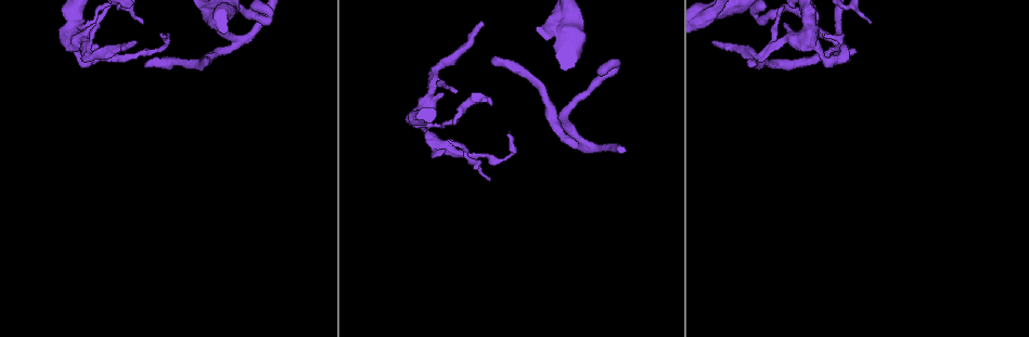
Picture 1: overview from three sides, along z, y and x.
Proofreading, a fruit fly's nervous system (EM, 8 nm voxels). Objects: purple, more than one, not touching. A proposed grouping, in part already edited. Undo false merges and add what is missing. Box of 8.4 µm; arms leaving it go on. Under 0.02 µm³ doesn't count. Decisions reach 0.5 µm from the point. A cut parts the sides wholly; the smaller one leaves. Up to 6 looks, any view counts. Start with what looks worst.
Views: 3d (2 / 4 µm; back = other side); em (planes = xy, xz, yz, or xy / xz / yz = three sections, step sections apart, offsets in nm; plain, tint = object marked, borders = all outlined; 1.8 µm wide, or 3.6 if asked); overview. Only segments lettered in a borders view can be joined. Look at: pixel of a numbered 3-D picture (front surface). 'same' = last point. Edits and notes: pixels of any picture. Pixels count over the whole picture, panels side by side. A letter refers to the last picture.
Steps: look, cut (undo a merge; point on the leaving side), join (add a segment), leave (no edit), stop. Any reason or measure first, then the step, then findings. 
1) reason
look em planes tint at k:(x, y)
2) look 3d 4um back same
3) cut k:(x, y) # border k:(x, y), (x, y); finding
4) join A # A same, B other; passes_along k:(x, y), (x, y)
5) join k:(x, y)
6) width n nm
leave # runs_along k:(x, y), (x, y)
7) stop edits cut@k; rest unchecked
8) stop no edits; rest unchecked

thin end
look 3d 2um at 1:(133, 41)

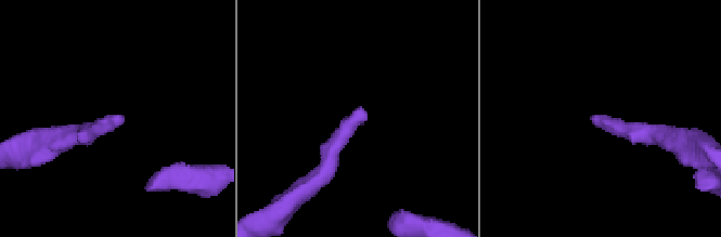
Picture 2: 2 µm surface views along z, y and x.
need the tissue
look em planes plain at 2:(359, 106)

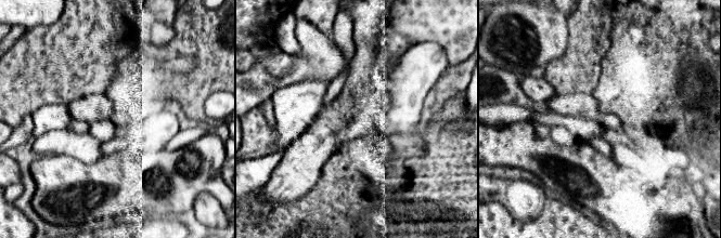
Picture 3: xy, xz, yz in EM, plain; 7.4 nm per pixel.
look em planes borders same

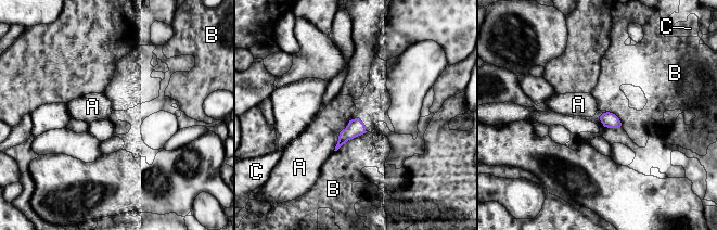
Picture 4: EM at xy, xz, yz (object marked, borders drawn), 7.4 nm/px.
width 110 nm
leave # A other, B other, C other; border 4:(349, 120), (340, 132), (333, 150); no lettered segment goes on from it

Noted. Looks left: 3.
look em planes borders at 1:(614, 73)

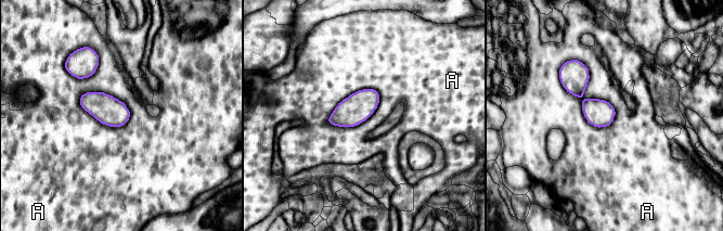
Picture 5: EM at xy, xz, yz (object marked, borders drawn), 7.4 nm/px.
width 200 nm
leave # A other; border 5:(378, 92), (350, 93), (327, 120); no lettered segment goes on from it

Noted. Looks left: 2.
calibre changes
look 3d 4um at 1:(72, 39)

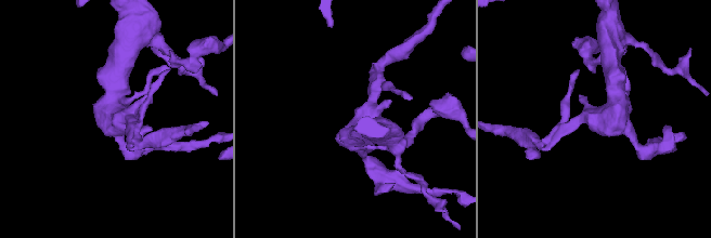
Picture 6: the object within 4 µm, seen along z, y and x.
shape alone is not enough
look em planes borders at 6:(616, 118)

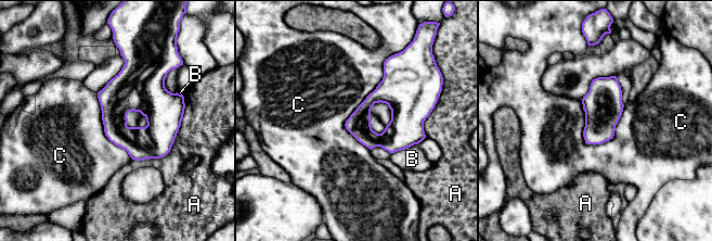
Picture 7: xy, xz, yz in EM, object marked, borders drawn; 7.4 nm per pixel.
leave # A other, B other, C other; all the same cell

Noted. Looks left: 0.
stop no edits; rest unchecked

